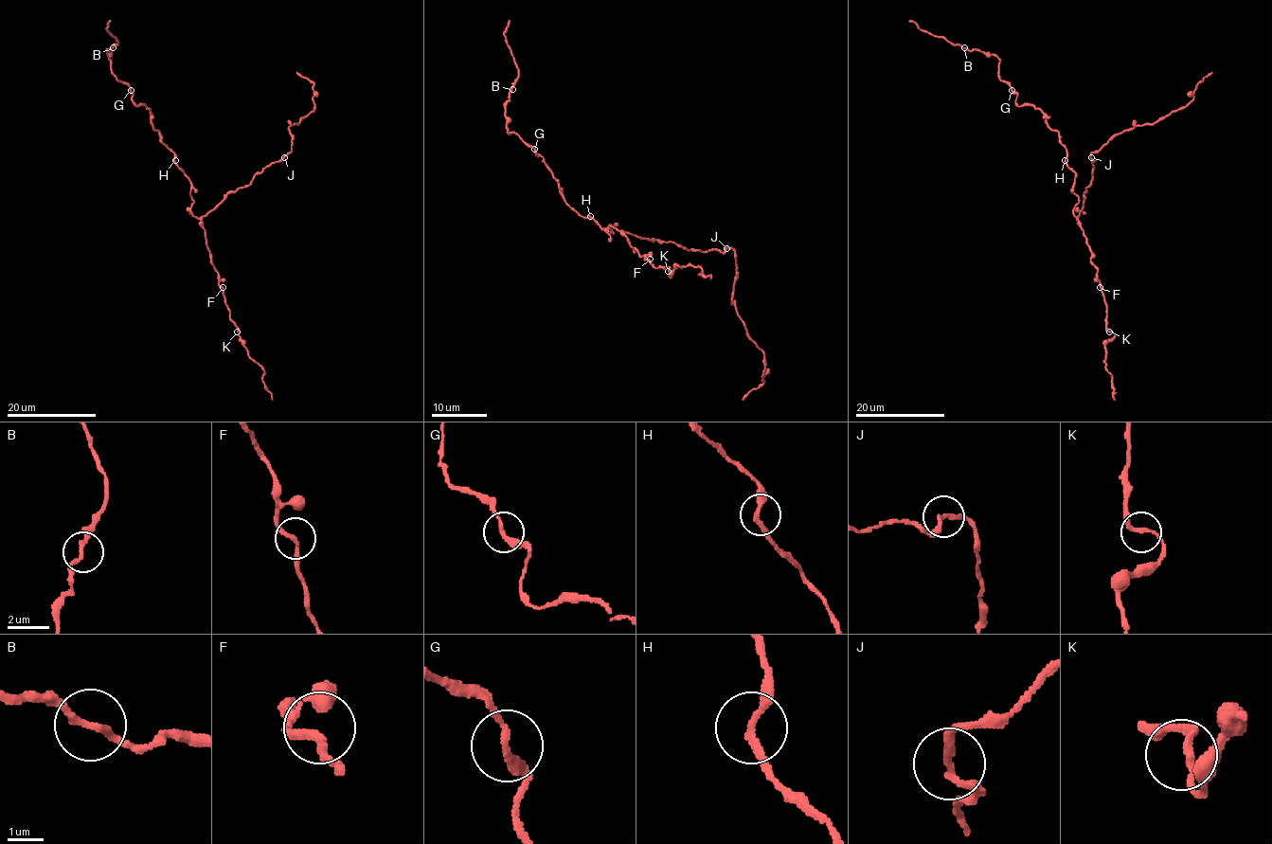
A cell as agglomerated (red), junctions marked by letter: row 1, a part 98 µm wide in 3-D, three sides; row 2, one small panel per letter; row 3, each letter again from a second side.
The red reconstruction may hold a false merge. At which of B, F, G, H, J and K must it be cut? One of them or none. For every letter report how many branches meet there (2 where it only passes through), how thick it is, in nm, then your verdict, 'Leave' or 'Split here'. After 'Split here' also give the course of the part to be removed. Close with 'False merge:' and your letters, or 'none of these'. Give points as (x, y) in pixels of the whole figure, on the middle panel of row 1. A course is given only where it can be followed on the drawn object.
B: Branches: 2. Thickness 200 nm. Leave
F: Branches: 2. Thickness 200 nm. Leave
G: Branches: 2. Thickness 220 nm. Leave
H: Branches: 2. Thickness 220 nm. Leave
J: Branches: 2. Thickness 200 nm. Leave
K: Branches: 2. Thickness 200 nm. Leave
False merge: none of these

